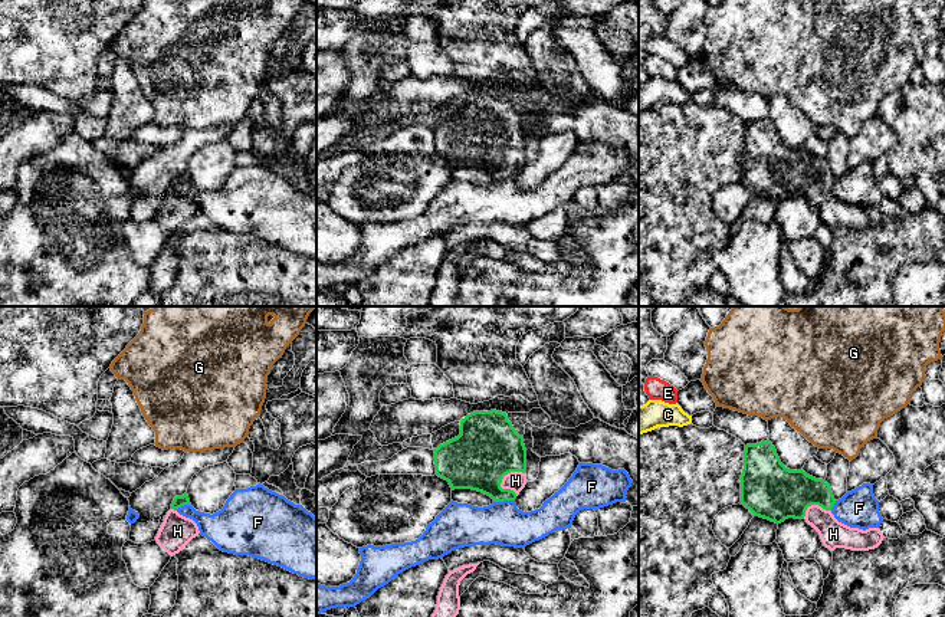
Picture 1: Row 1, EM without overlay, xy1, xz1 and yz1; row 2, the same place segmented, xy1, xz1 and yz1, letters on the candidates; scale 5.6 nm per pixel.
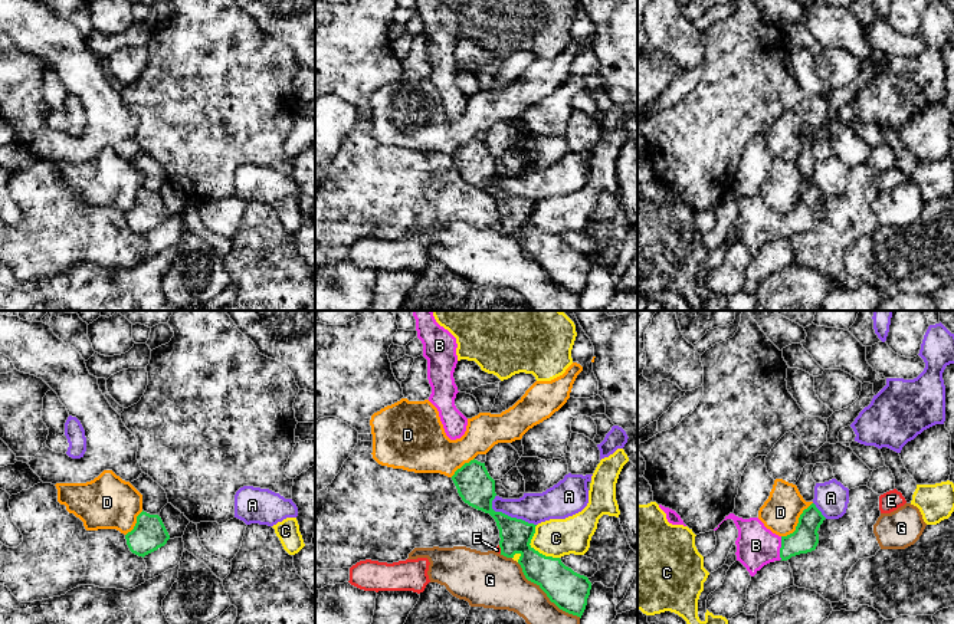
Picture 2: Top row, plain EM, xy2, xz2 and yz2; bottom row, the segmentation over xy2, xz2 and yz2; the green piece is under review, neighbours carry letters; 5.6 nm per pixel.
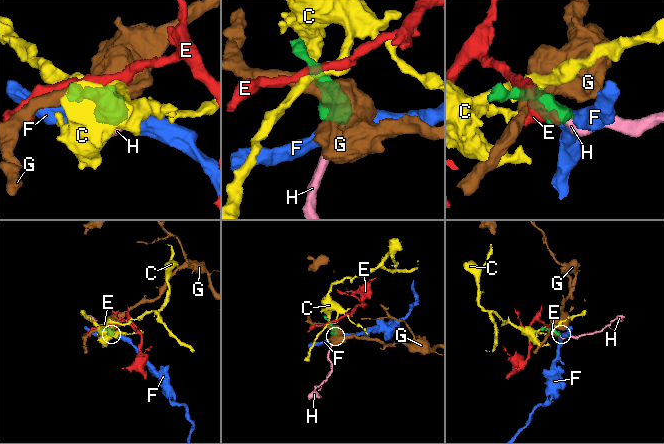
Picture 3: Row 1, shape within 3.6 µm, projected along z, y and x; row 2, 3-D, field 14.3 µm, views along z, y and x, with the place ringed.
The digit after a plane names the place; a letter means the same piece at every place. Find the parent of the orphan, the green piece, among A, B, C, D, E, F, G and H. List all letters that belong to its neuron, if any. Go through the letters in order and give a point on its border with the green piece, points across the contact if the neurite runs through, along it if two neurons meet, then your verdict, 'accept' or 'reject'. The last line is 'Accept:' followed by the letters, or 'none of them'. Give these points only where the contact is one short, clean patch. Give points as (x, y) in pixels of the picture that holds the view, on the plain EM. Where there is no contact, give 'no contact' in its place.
A: meets green in xz2 at (510, 194); reject
B: meets green in yz2 at (780, 226); runs through yz2 (805, 216), (780, 226), (756, 223); accept
C: meets green in xz2 at (534, 227); border along xz2 (535, 203), (530, 222), (540, 230), (559, 236); reject
D: meets green in yz2 at (799, 200); border along yz2 (812, 180), (800, 193), (796, 206), (782, 214); reject
E: meets green in xz2 at (501, 227); border along xz2 (498, 223), (501, 230); reject
F: meets green in xz1 at (504, 177); border along xz1 (514, 177), (494, 180); reject
G: meets green in xz2 at (547, 273); reject
H: meets green in xz1 at (508, 150); runs through xz1 (488, 125), (491, 133), (508, 150), (515, 158); accept
Accept: B, H

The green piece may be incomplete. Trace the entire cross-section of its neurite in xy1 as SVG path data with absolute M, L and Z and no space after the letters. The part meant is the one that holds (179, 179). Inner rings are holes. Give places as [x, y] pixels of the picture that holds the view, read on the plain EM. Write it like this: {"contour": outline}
{"contour": "M187 170L183 174L174 175L171 187L167 190L155 214L157 221L171 234L183 229L184 224L200 211L193 197L177 190L177 187L184 183L191 183Z"}

